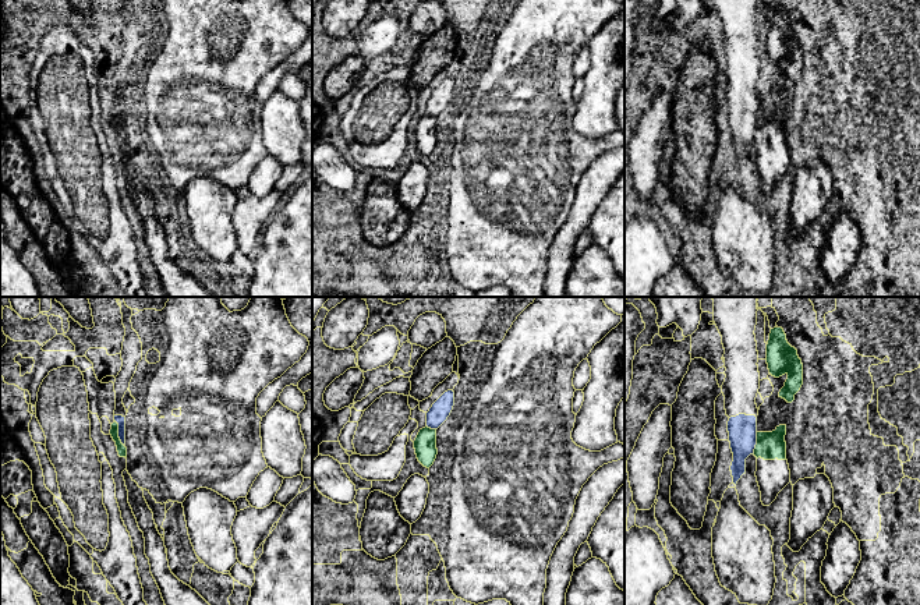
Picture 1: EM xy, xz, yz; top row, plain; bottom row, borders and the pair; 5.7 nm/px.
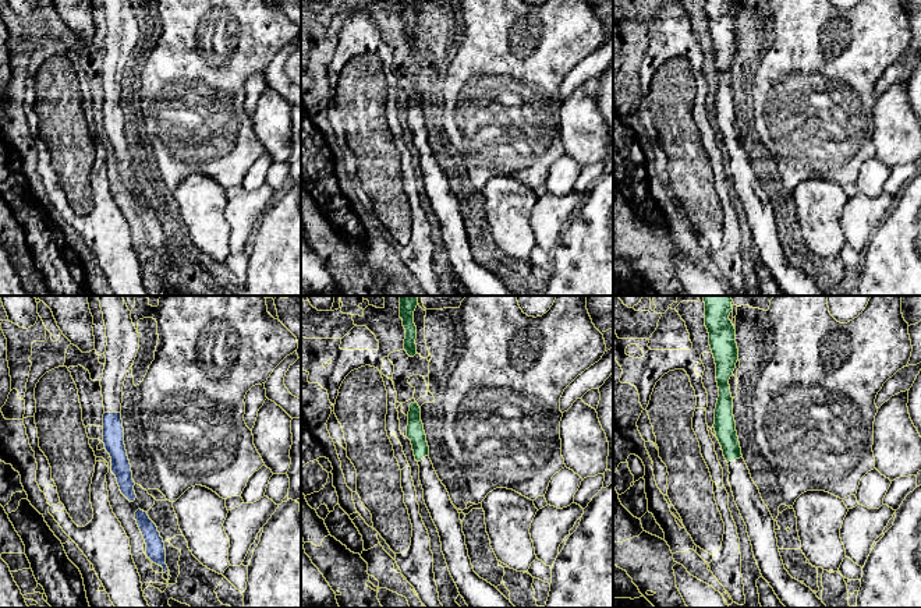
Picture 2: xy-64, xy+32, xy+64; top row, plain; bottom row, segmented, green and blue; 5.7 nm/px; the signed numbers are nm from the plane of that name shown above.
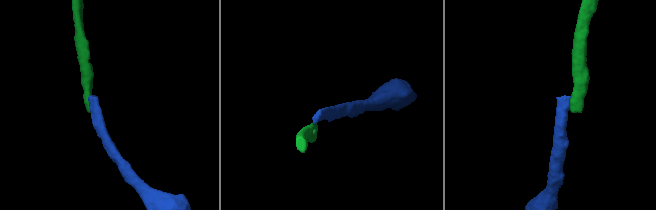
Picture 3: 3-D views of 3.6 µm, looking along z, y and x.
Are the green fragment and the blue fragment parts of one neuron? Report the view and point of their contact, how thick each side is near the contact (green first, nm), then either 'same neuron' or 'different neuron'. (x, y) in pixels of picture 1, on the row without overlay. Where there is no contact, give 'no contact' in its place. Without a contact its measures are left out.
xy (117, 121) | 60/60 nm | different neuron

